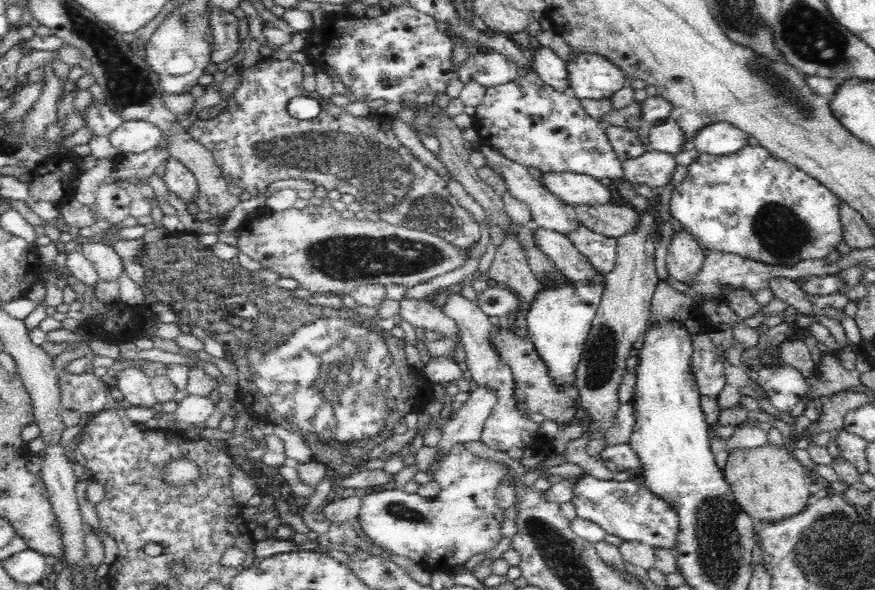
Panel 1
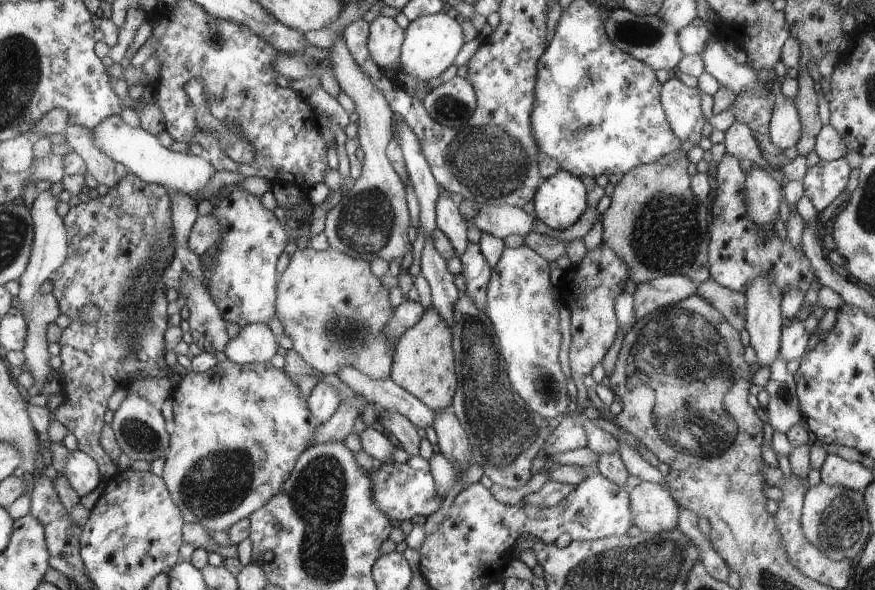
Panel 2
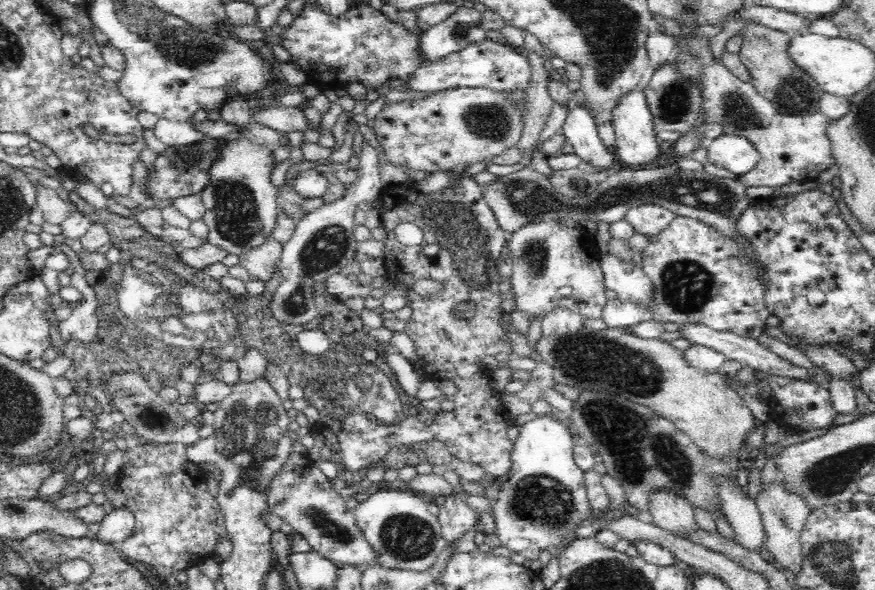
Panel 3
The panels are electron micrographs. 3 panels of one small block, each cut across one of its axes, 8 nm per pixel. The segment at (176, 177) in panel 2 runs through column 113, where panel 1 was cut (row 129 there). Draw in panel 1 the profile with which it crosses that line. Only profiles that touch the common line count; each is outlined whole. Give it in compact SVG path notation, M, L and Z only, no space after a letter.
M125 121L111 136L112 147L122 153L143 154L158 147L162 131L154 124L143 121Z

